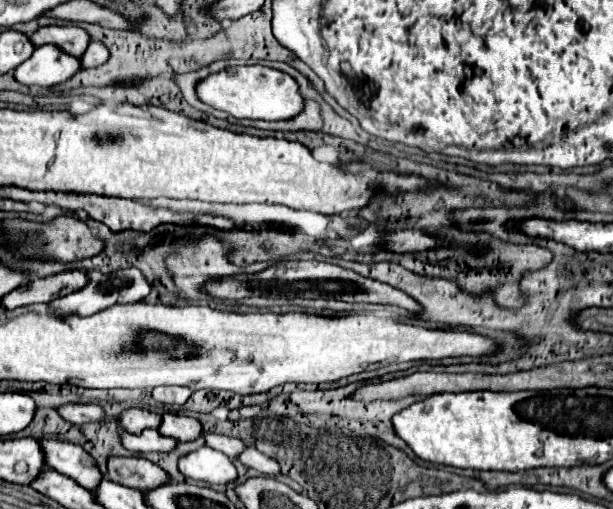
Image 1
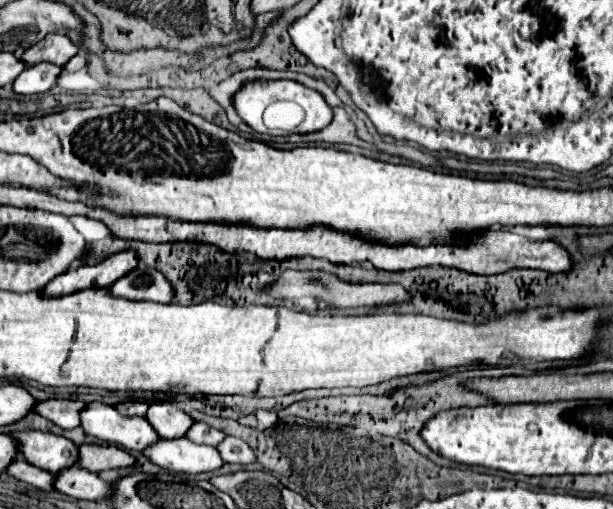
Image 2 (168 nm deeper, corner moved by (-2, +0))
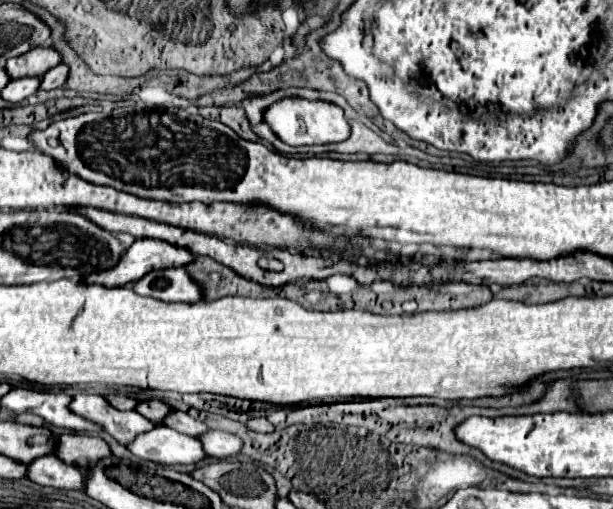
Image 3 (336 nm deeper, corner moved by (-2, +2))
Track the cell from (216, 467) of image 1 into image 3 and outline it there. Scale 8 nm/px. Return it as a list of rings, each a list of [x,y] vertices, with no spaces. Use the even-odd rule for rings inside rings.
[[[156,426],[146,434],[138,434],[138,438],[126,444],[126,448],[134,456],[156,464],[196,464],[206,456],[198,438],[166,426]]]

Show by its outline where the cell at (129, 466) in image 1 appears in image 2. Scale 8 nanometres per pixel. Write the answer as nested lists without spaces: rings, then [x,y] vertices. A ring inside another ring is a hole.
[[[84,444],[78,448],[80,458],[78,464],[90,472],[102,472],[102,470],[114,470],[114,468],[128,468],[136,466],[136,460],[122,448],[116,446],[90,446]]]

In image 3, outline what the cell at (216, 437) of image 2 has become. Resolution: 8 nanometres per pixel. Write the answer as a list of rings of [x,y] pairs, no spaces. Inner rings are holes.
[[[172,410],[162,422],[160,426],[168,426],[168,428],[174,428],[182,434],[188,434],[188,436],[200,436],[202,432],[208,430],[208,426],[192,416],[188,416],[186,412],[180,412],[180,410]]]

